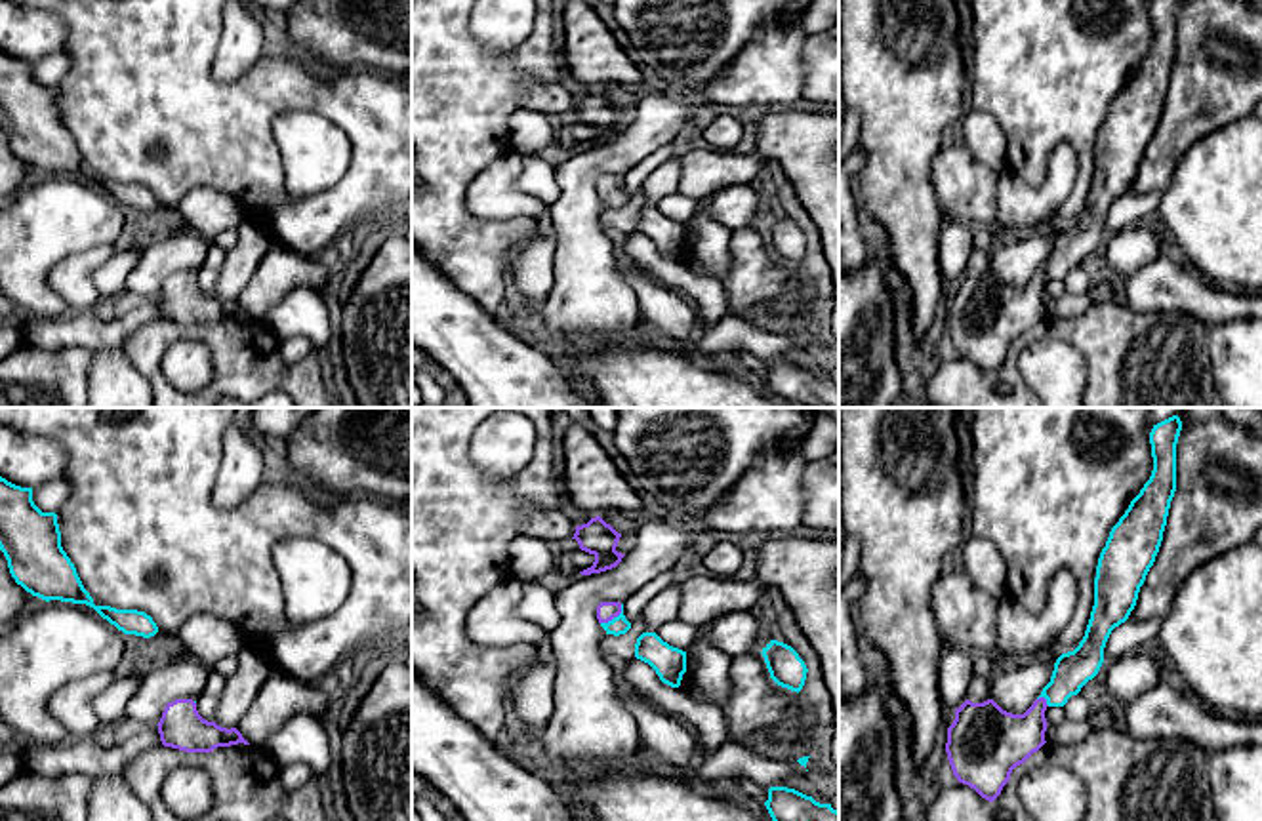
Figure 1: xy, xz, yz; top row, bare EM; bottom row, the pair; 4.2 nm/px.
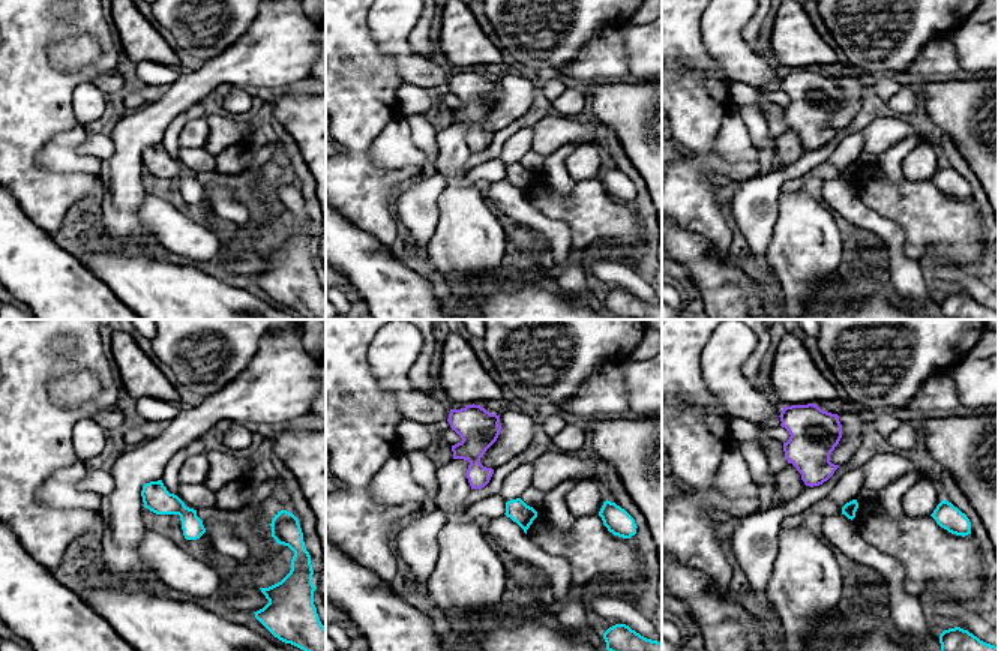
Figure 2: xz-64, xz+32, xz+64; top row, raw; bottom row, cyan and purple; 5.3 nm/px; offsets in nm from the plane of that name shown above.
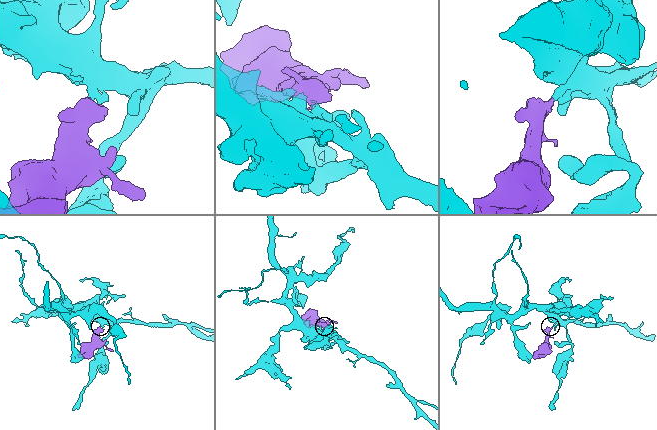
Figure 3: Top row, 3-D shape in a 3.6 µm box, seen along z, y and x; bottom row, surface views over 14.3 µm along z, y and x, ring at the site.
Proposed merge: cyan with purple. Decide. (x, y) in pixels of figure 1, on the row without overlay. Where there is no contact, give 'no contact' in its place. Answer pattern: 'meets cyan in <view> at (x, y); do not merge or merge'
meets cyan in xz at (614, 191); merge

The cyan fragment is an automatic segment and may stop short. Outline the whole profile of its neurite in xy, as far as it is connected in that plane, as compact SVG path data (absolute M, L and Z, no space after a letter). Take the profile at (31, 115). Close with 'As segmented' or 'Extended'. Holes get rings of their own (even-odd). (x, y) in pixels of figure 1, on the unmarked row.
M2 50L0 124L15 156L32 170L86 177L124 208L151 211L158 206L145 185L95 179L61 120L57 88L34 78L32 61L15 59Z. As segmented

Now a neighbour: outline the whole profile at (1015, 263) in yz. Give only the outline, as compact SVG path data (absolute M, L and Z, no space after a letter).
M1052 229L1026 232L1022 238L989 253L989 272L1003 284L1024 288L1050 255Z

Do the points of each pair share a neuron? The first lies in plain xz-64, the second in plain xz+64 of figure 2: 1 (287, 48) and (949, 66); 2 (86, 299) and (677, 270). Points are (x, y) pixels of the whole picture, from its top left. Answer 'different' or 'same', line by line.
1: same
2: different

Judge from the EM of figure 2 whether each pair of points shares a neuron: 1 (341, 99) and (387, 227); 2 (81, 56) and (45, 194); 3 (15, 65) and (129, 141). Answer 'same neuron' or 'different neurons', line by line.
1: same neuron
2: different neurons
3: different neurons

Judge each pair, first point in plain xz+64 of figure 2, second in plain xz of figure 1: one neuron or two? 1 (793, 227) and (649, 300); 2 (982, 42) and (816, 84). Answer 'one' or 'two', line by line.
1: two
2: one

